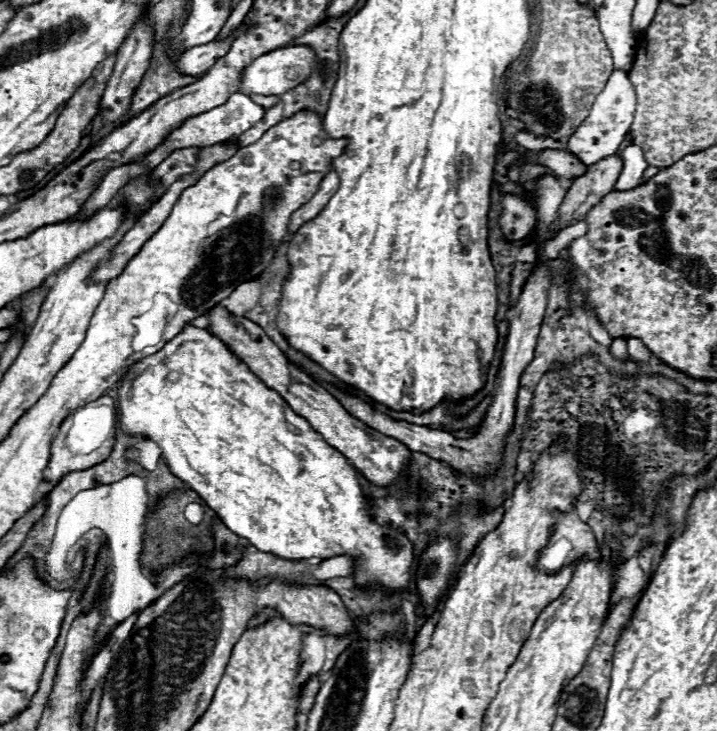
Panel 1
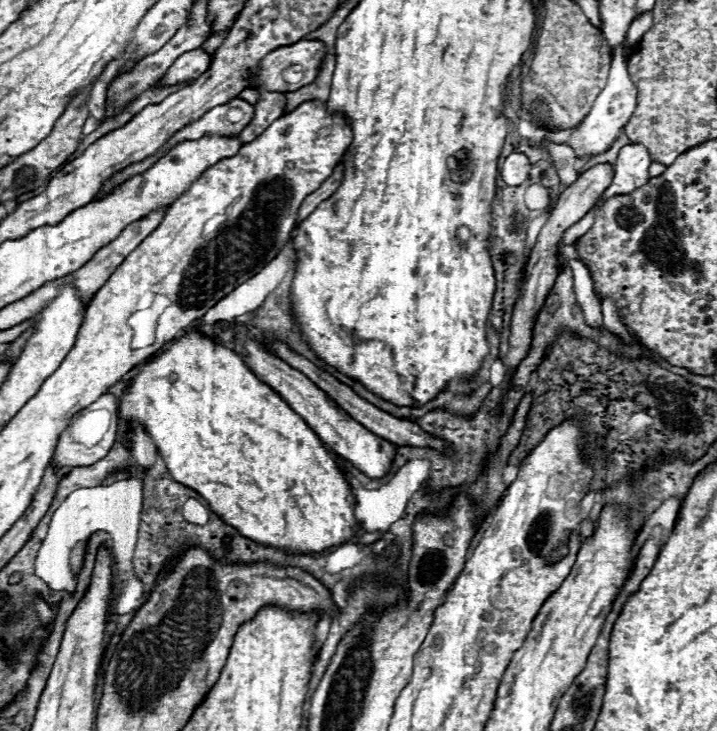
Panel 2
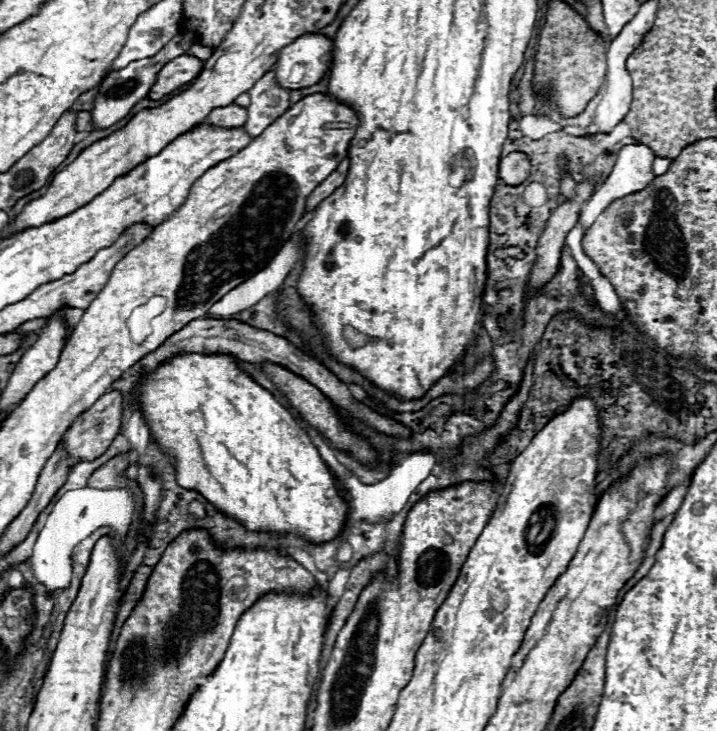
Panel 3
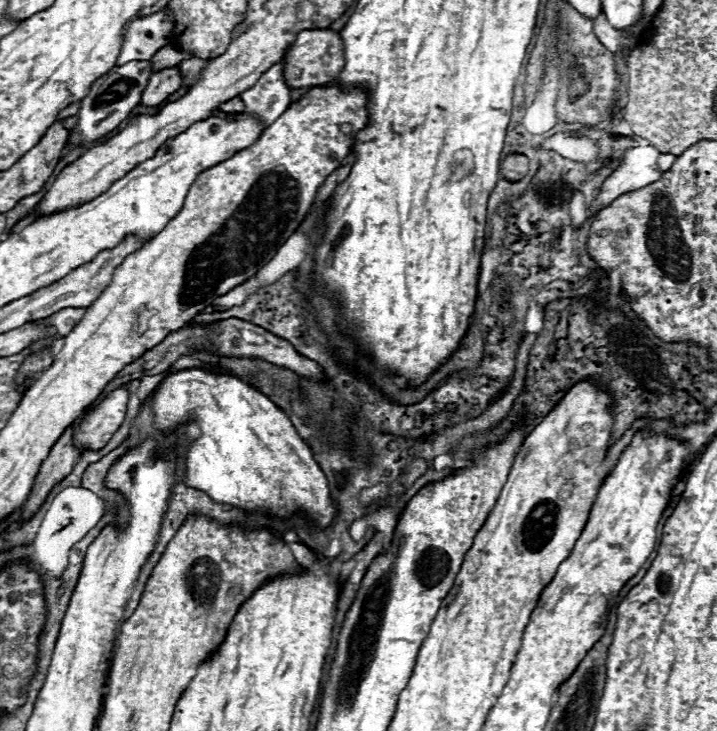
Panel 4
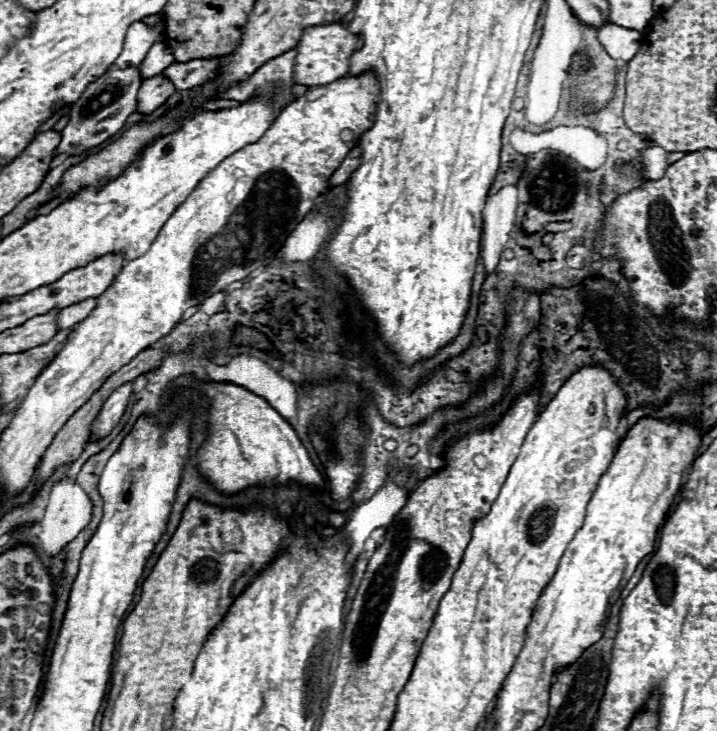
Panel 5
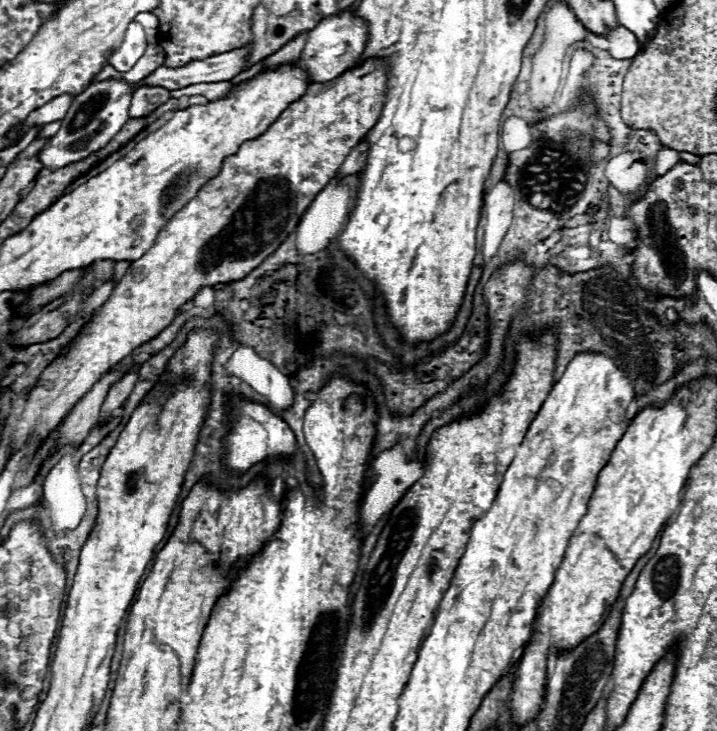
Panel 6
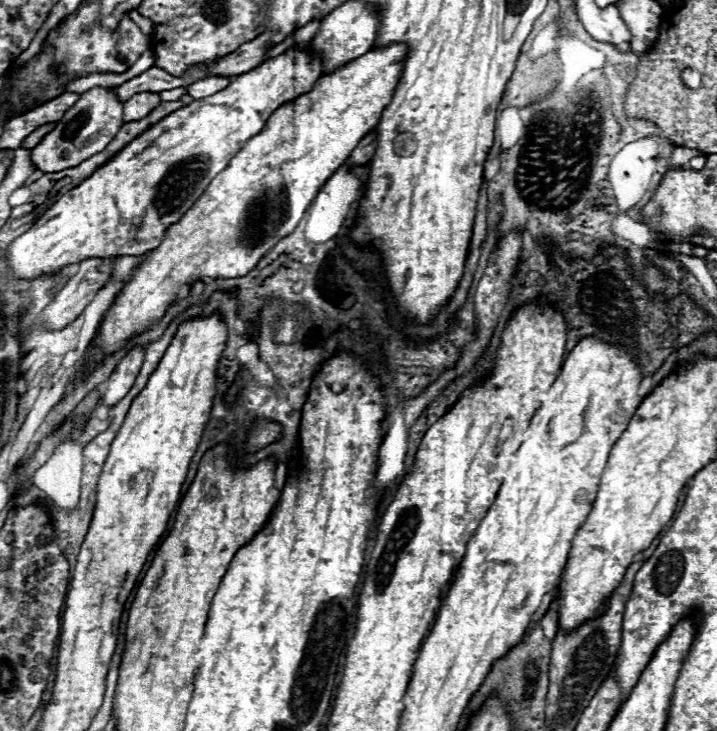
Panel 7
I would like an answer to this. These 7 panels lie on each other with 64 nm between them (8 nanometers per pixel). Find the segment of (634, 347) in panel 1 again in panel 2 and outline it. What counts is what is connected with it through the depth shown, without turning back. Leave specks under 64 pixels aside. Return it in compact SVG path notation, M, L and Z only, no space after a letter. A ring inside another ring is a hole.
M611 298L601 299L601 309L603 316L604 326L617 333L623 340L629 343L631 346L635 344L636 338L631 336L628 329L619 321L618 312L614 300Z

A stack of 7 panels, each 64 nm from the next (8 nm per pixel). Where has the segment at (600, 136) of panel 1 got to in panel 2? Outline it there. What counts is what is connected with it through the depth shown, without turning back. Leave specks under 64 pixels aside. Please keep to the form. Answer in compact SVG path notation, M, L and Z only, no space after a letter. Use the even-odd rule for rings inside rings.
M618 48L612 54L612 64L610 64L610 72L608 72L608 80L606 80L604 90L598 94L598 98L592 104L590 114L570 134L570 140L566 144L572 146L576 156L582 158L582 160L590 160L596 154L604 154L616 142L618 132L628 124L634 108L636 108L636 88L634 88L634 84L630 80L630 74L626 70L626 54Z

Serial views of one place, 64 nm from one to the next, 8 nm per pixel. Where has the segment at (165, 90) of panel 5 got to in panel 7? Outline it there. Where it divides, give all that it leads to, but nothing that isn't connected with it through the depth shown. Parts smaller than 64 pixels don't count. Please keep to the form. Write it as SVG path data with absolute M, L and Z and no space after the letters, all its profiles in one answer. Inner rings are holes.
M138 92L138 94L134 94L126 102L126 112L124 112L126 122L134 122L134 120L148 116L160 102L162 102L160 92Z

